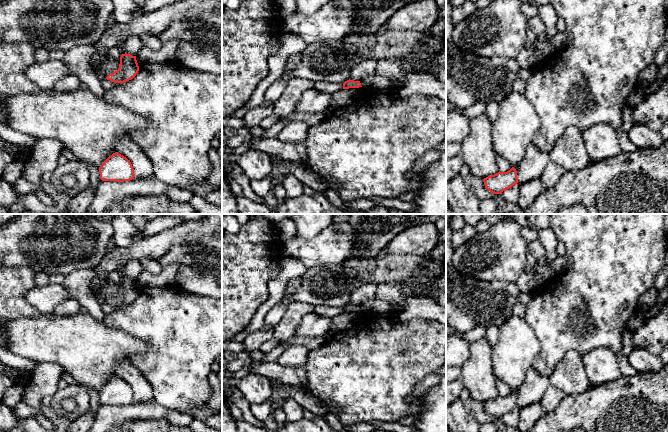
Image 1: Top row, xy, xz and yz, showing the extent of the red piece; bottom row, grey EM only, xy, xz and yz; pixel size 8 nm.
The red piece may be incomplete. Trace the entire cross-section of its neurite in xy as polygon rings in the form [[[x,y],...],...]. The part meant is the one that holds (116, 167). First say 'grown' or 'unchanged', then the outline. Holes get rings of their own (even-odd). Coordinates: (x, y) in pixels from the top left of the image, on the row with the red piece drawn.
unchanged | [[[115,152],[99,167],[102,181],[130,181],[134,179],[134,170],[131,162],[123,155]]]

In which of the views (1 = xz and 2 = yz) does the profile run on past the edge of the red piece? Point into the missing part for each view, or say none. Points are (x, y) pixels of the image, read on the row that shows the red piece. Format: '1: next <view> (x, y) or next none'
1: next none
2: next none

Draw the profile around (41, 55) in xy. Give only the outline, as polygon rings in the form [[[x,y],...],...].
[[[37,48],[35,51],[36,62],[46,62],[50,60],[49,51],[44,48]]]

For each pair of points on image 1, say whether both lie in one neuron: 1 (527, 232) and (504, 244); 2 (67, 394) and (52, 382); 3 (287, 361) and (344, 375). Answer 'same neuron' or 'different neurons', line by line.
1: different neurons
2: different neurons
3: different neurons

